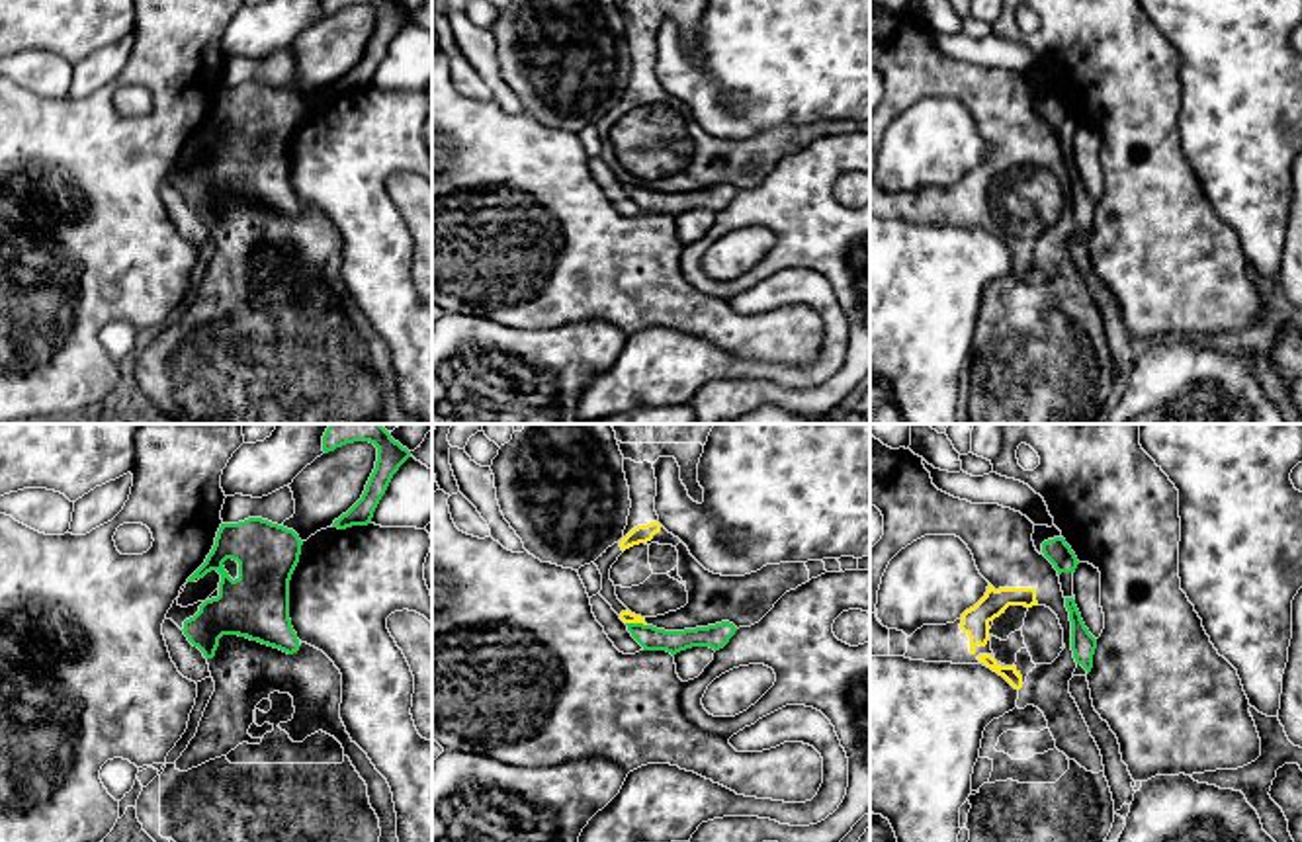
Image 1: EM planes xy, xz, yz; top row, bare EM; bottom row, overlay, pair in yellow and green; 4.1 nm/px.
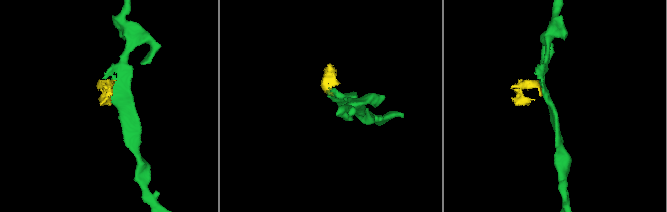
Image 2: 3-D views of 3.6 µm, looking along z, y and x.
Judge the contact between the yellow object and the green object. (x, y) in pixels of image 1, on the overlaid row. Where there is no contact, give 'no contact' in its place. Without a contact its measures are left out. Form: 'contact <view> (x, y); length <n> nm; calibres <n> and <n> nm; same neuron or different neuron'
contact xz (636, 622); length 90 nm; calibres 50 and 100 nm; different neuron

